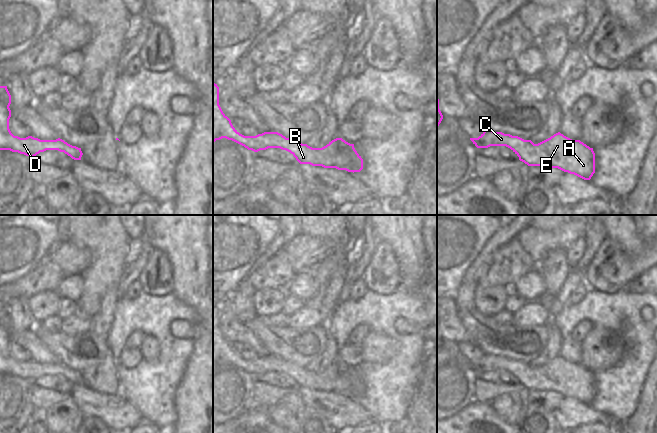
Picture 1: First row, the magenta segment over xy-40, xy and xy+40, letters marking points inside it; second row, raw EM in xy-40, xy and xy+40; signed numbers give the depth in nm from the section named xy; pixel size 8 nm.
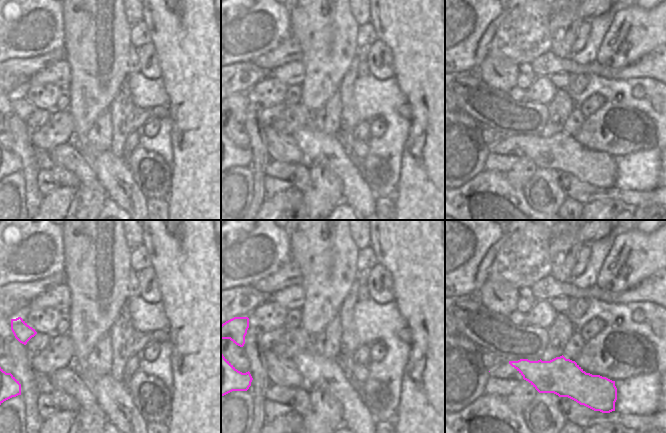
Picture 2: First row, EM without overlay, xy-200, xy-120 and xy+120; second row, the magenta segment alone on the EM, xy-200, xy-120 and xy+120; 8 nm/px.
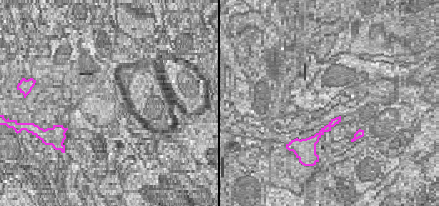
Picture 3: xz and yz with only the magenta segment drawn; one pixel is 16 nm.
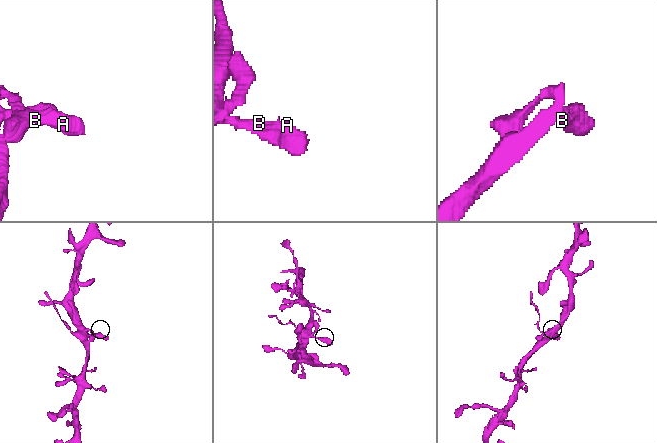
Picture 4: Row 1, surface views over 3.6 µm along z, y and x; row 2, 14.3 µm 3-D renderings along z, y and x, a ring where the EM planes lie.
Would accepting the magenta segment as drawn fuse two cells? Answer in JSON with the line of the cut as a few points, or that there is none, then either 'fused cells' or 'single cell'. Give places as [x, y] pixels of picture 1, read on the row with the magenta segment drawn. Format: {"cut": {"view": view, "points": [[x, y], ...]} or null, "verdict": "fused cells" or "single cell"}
{"cut": null, "verdict": "single cell"}

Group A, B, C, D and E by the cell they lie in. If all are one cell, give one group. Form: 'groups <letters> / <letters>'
groups A B C D E

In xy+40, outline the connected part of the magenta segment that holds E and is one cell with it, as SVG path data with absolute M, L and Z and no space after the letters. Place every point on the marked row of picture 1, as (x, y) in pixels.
M485 130L478 138L470 140L477 148L506 146L528 166L558 168L584 180L590 180L595 173L593 148L580 140L572 140L560 132L538 144L492 130Z

